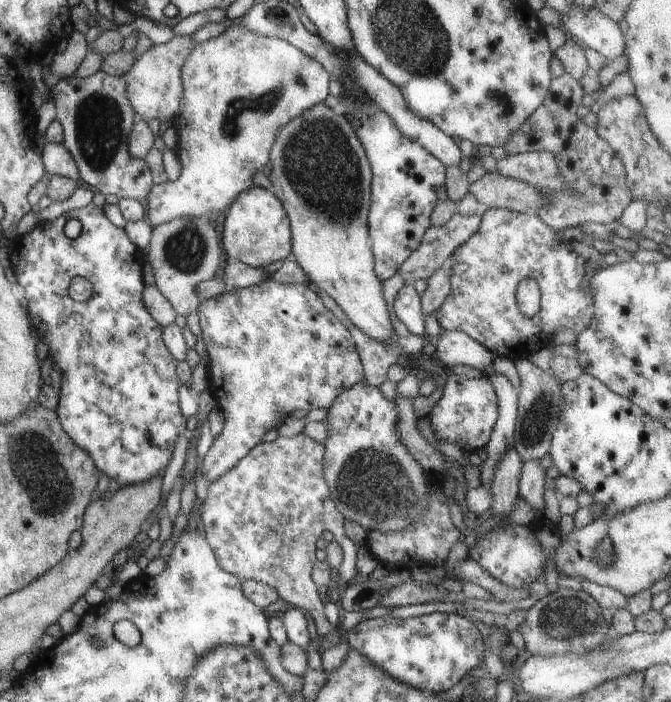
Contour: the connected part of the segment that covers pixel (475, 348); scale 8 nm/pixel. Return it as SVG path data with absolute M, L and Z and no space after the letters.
M443 329L434 346L436 347L434 354L451 368L456 365L466 365L486 372L496 358L491 350L459 330Z

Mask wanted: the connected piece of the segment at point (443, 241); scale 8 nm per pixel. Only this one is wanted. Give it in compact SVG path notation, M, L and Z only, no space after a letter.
M482 210L473 215L464 216L458 212L450 215L448 222L442 226L431 225L423 234L420 246L402 263L398 273L402 275L406 284L412 284L414 280L429 279L438 270L444 261L453 254L463 242L466 242L480 226Z

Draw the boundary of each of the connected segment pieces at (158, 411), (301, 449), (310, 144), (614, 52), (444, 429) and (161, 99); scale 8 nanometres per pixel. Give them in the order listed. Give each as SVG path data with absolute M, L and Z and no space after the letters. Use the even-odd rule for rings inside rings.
M93 202L79 209L70 209L55 218L53 222L39 222L34 230L25 235L16 235L6 247L9 249L11 267L18 279L18 288L24 290L28 300L28 314L32 327L38 338L48 344L48 356L54 359L55 364L62 370L62 388L60 391L57 415L66 434L75 442L76 446L83 448L93 458L95 465L101 473L106 474L114 486L138 485L150 481L168 468L172 460L172 451L176 446L176 439L180 435L189 435L187 417L180 411L178 403L178 386L181 380L177 375L178 361L168 350L163 341L163 326L160 326L143 303L143 290L145 287L142 268L145 263L145 254L130 240L122 227L116 227L104 214L103 208L98 208ZM74 277L87 278L93 286L92 296L86 302L76 302L70 298L68 289Z
M303 432L293 438L278 437L274 442L258 443L240 462L223 474L208 487L208 497L203 502L201 525L204 536L210 543L220 568L233 574L238 580L252 579L274 588L285 602L294 604L312 616L320 639L334 631L336 626L330 623L324 613L324 604L316 589L311 572L316 562L316 542L324 530L333 533L334 540L344 542L344 560L346 570L352 570L352 581L359 578L356 569L356 553L359 549L345 533L345 518L339 513L326 484L323 470L325 446L316 442Z
M316 103L280 129L270 149L269 162L272 165L268 176L271 188L283 204L291 226L291 252L307 274L309 283L327 292L370 338L384 342L387 338L398 337L384 299L383 281L375 273L374 253L368 234L373 179L371 164L351 122L324 103Z
M572 3L569 16L563 16L563 28L568 38L584 48L592 48L609 62L623 54L625 38L621 26L595 7L581 9Z
M460 375L445 377L446 394L433 406L431 413L431 429L437 440L456 445L466 454L478 452L486 448L493 428L499 417L498 397L488 377L479 379L462 378Z
M191 35L173 37L168 43L152 45L136 58L132 68L125 74L127 95L139 119L158 118L171 120L179 112L183 97L182 65L195 47Z

